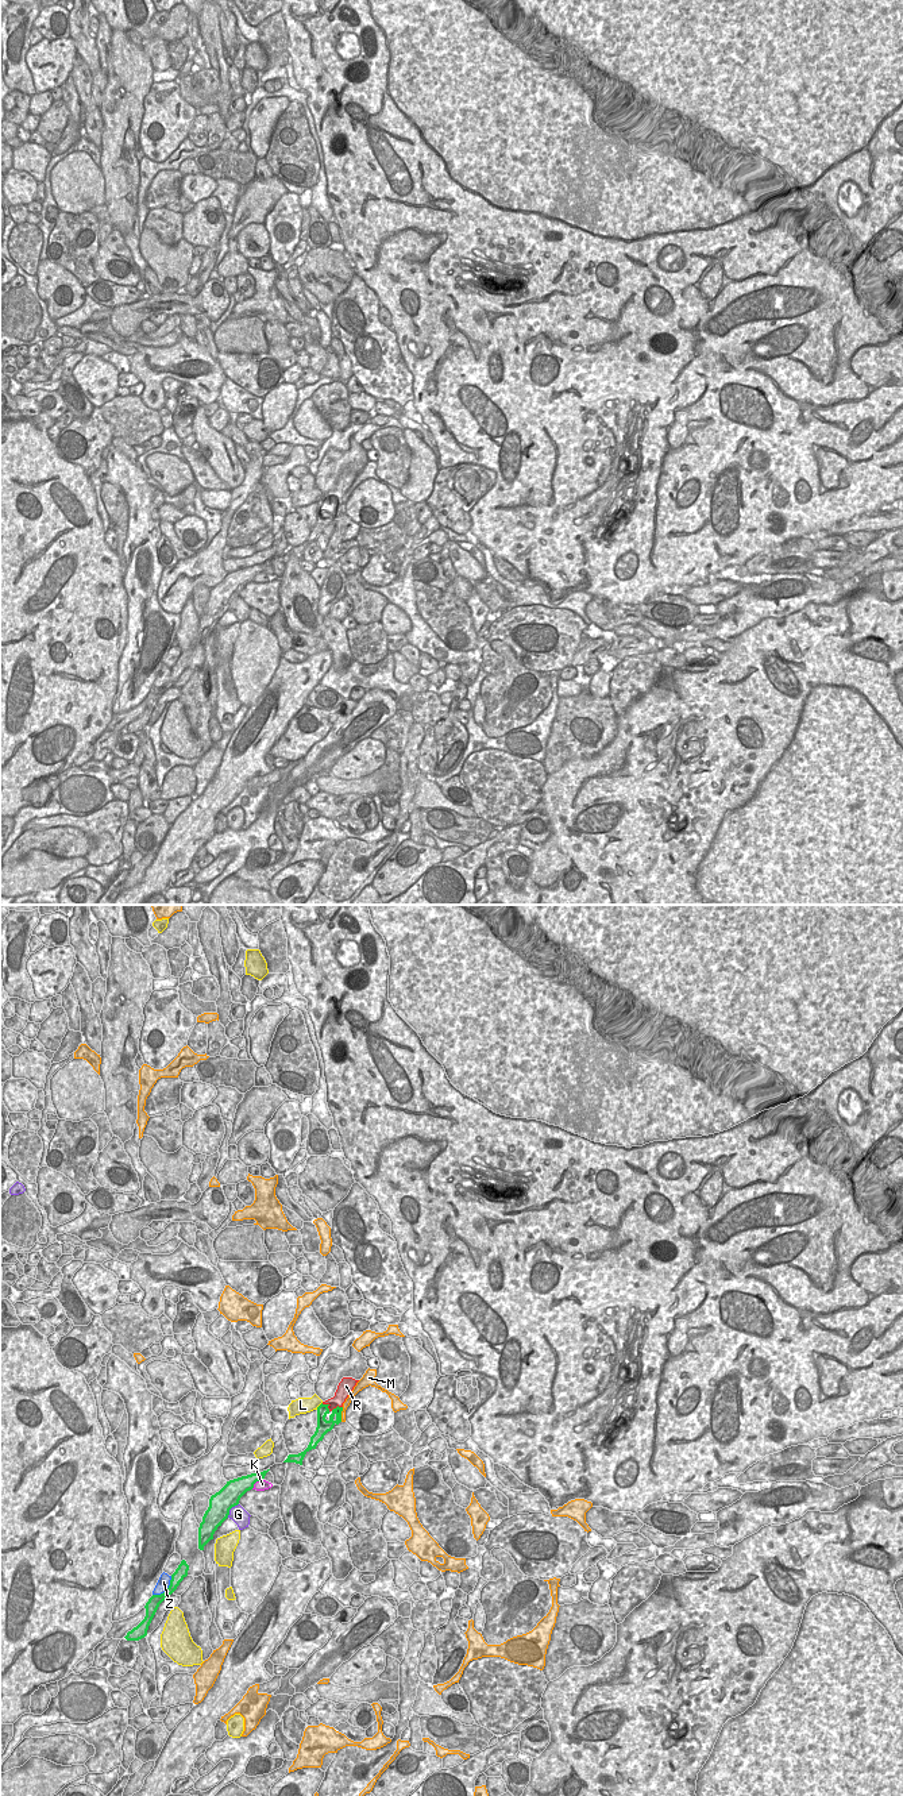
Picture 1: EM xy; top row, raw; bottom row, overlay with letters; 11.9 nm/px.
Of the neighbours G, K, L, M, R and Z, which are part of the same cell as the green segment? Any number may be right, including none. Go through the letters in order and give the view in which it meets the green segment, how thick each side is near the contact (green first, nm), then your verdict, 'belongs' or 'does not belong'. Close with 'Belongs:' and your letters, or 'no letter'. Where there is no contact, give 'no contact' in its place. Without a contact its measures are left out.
G: meets green in xy; 280 nm thick on the green side, 200 nm on the other; does not belong
K: meets green in xy; 220 nm thick on the green side, 130 nm on the other; does not belong
L: meets green in xy; 160 nm thick on the green side, 190 nm on the other; does not belong
M: meets green in xy; 160 nm thick on the green side, 70 nm on the other; does not belong
R: meets green in xy; 160 nm thick on the green side, 160 nm on the other; belongs
Z: meets green in xy; 140 nm thick on the green side, 140 nm on the other; does not belong
Belongs: R

